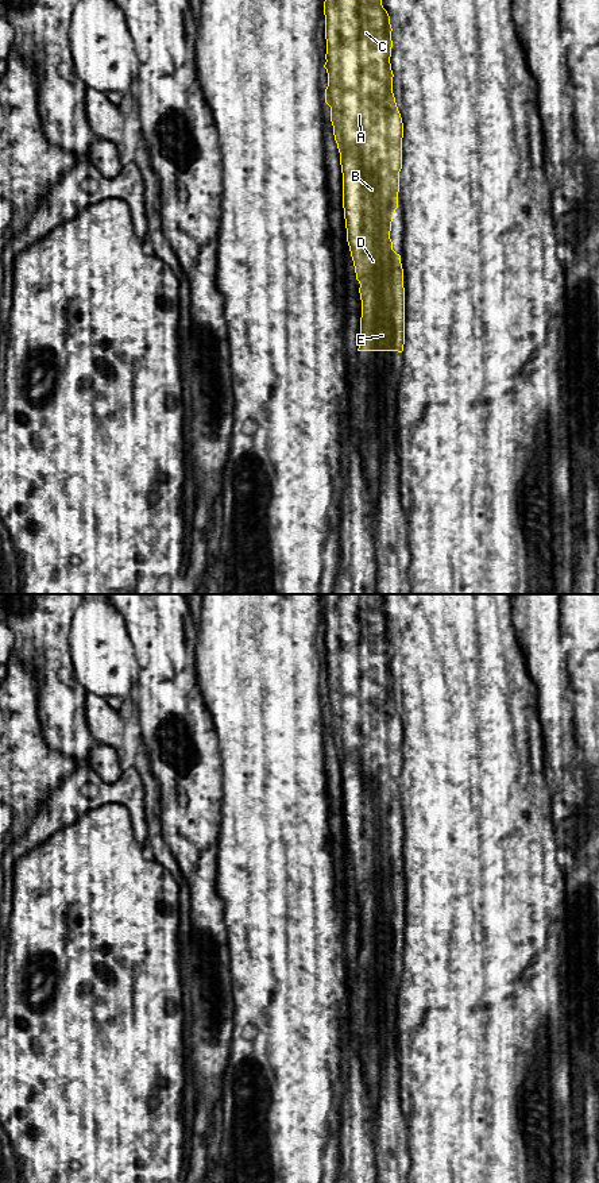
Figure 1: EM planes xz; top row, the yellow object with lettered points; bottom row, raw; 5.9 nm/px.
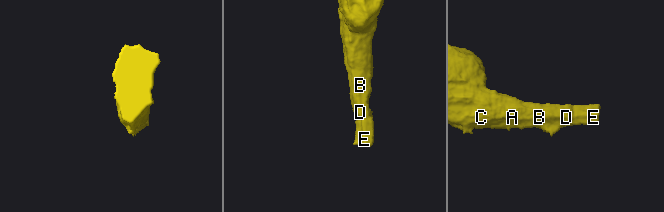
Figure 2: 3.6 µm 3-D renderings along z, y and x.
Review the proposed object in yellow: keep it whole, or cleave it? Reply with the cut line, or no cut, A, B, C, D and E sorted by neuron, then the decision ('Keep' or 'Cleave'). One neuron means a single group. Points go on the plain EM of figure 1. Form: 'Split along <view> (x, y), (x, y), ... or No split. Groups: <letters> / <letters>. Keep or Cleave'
No split. Groups: A B C D E. Keep

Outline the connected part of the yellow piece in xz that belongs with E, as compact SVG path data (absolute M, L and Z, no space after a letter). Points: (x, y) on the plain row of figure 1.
M326 594L324 606L328 691L325 708L331 712L333 740L343 778L343 813L347 847L360 889L360 948L358 956L403 956L405 893L401 860L393 855L391 826L398 813L399 777L402 774L403 728L393 698L391 629L382 610L382 594Z

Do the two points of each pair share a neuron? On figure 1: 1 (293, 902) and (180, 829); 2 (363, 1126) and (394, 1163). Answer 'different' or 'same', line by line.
1: different
2: different

